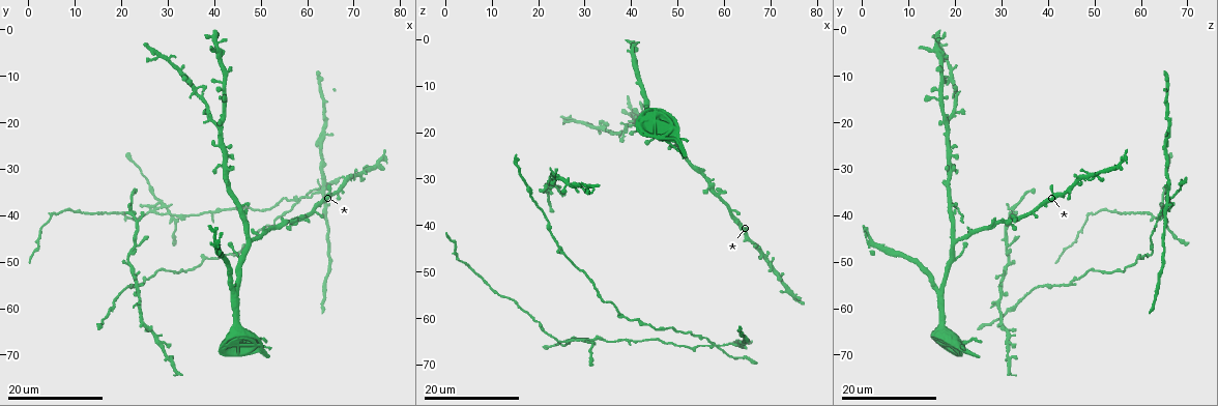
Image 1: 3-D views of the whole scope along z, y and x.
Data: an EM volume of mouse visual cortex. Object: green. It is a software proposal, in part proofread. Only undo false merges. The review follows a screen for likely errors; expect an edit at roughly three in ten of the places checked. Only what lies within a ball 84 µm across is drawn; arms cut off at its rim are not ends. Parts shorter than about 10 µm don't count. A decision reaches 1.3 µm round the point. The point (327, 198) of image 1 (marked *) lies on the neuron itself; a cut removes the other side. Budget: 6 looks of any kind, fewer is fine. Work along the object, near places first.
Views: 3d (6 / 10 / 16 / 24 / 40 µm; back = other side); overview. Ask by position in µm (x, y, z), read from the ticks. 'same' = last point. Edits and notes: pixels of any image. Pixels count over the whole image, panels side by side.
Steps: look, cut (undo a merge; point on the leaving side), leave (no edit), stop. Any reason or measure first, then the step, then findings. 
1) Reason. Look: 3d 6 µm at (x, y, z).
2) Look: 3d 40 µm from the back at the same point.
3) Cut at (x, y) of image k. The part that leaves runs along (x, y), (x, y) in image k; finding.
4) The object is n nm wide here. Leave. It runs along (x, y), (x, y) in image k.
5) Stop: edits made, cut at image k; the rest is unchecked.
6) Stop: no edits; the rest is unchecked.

Four arms meet. Look: 3d 24 µm at (58.0, 37.0, 65.5).

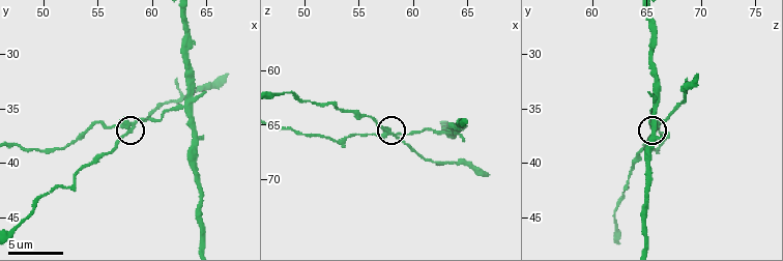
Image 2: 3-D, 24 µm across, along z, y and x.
Look: 3d 6 µm at (57.8, 36.8, 65.6).

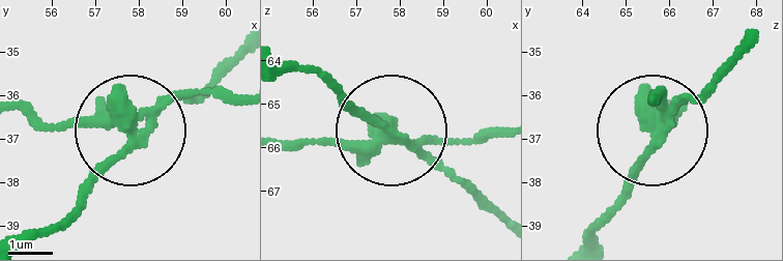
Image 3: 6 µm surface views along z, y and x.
The object is 310 nm wide here. Cut at (202, 103) of image 3. The part that leaves runs along (145, 131), (60, 216), (27, 231) in image 3; a second neuron is stuck on.

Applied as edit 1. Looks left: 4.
A fork. Look: 3d 16 µm at (63.0, 35.2, 65.8).

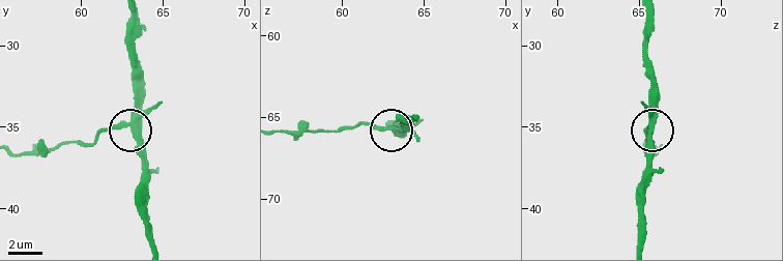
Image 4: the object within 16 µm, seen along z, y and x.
Look: 3d 6 µm at (63.3, 35.2, 65.7).

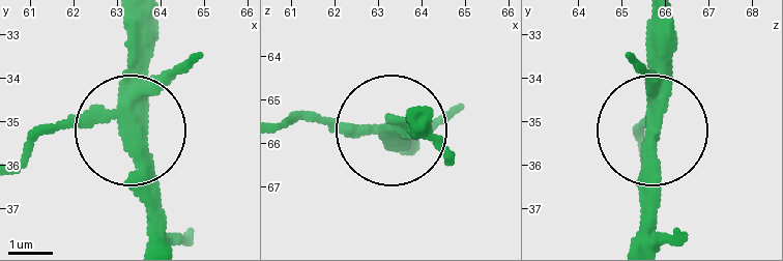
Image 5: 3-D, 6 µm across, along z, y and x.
The object is 330 nm wide here. Cut at (129, 32) of image 5. The part that leaves runs along (133, 100), (144, 241) in image 5; a second neuron is stuck on.

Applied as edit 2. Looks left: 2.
Stop: edits made, cut at image 3, cut at image 5; the rest is unchecked.

